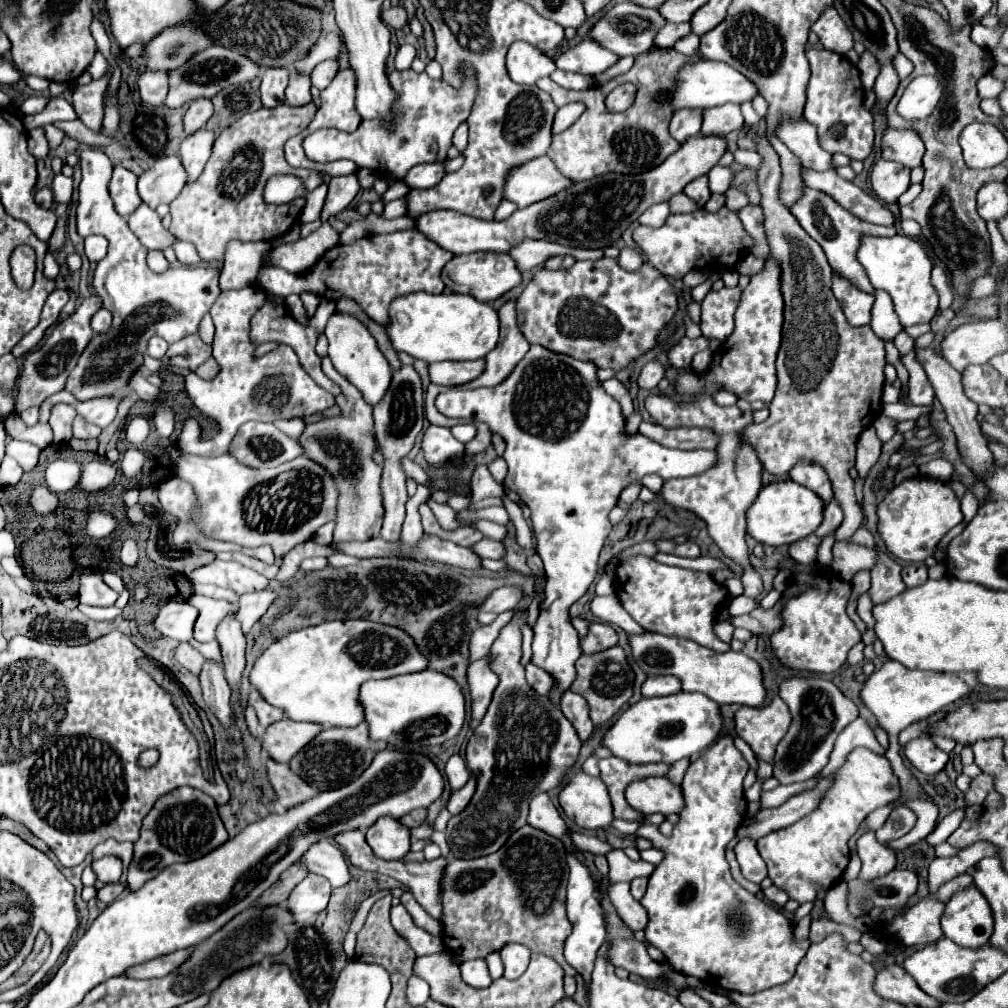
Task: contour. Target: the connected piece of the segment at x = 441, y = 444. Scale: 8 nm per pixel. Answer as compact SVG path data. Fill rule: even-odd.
M430 425L422 435L422 451L428 465L438 469L450 463L454 457L462 457L464 445L452 437L450 429Z

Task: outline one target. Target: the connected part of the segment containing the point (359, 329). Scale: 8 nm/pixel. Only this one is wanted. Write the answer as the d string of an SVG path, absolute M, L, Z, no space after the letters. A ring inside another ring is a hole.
M334 313L326 325L326 337L330 343L328 357L334 365L334 369L342 377L346 377L356 389L360 389L360 393L368 405L372 405L372 407L378 405L390 387L392 369L390 369L386 357L382 355L382 351L376 347L376 341L368 333L368 329L358 319L350 317L350 315Z

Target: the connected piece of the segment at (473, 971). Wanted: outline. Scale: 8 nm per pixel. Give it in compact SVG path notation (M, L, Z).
M470 959L470 961L464 961L460 965L460 971L462 971L462 979L470 985L470 987L476 987L476 989L482 989L482 987L488 987L492 983L492 977L488 973L488 967L486 967L486 961L484 959Z

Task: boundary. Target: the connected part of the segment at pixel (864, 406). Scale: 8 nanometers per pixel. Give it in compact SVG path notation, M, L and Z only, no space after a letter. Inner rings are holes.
M754 135L754 145L758 155L762 155L760 167L760 191L764 195L762 209L766 217L766 237L770 243L770 255L780 261L782 273L782 295L784 295L784 329L782 329L782 347L778 351L778 389L770 403L770 417L764 423L754 423L744 431L744 441L756 445L762 465L768 473L776 477L788 477L790 469L800 461L812 461L820 465L830 483L838 505L844 511L844 521L836 529L834 539L846 541L862 523L862 511L854 499L854 481L848 475L848 469L856 459L856 443L860 433L870 427L882 407L882 383L884 383L884 341L872 331L872 327L852 327L848 325L836 297L830 291L830 265L824 251L812 237L804 233L792 213L778 201L778 183L780 183L780 161L778 153L768 145L762 135Z

